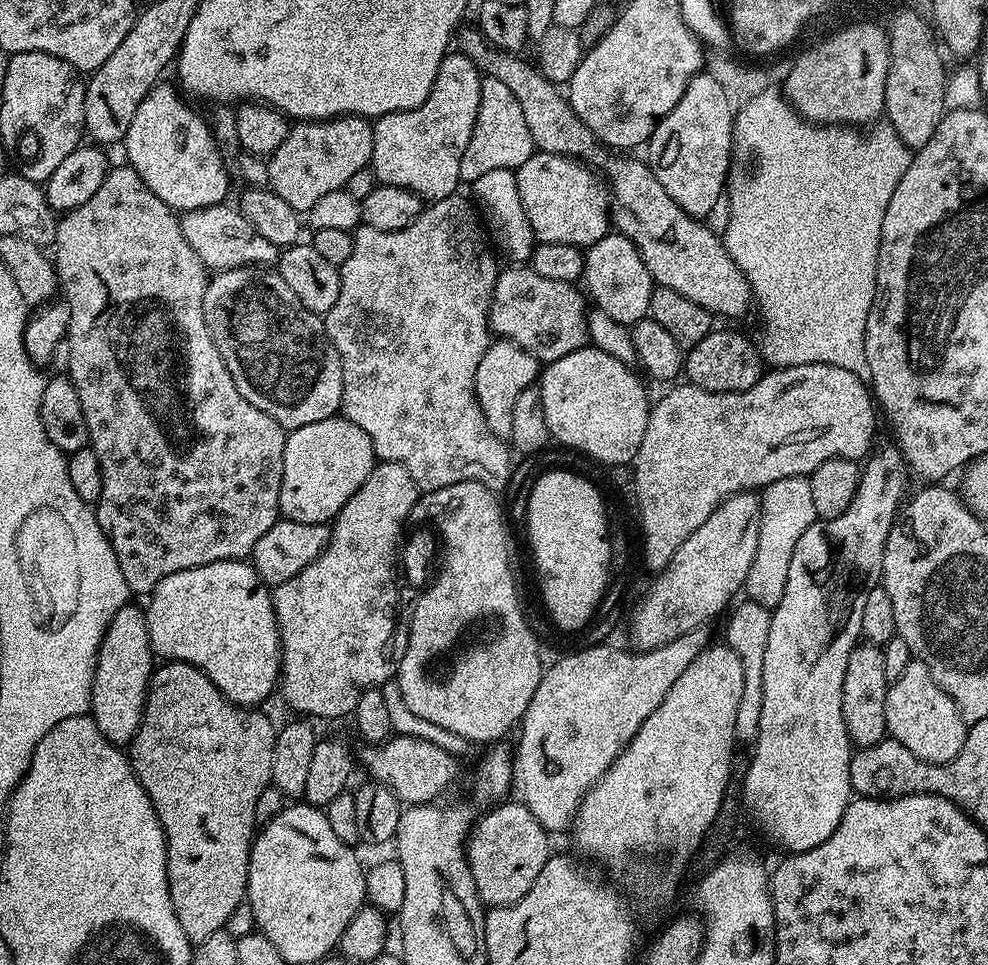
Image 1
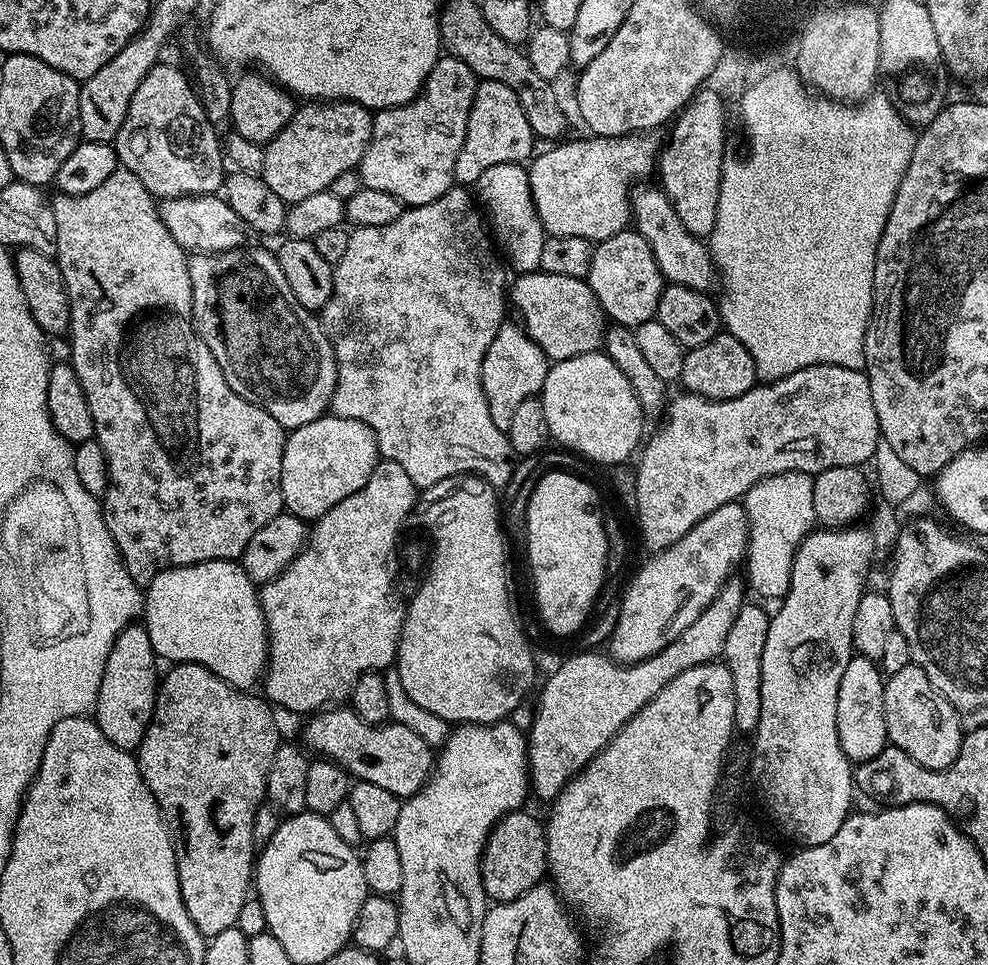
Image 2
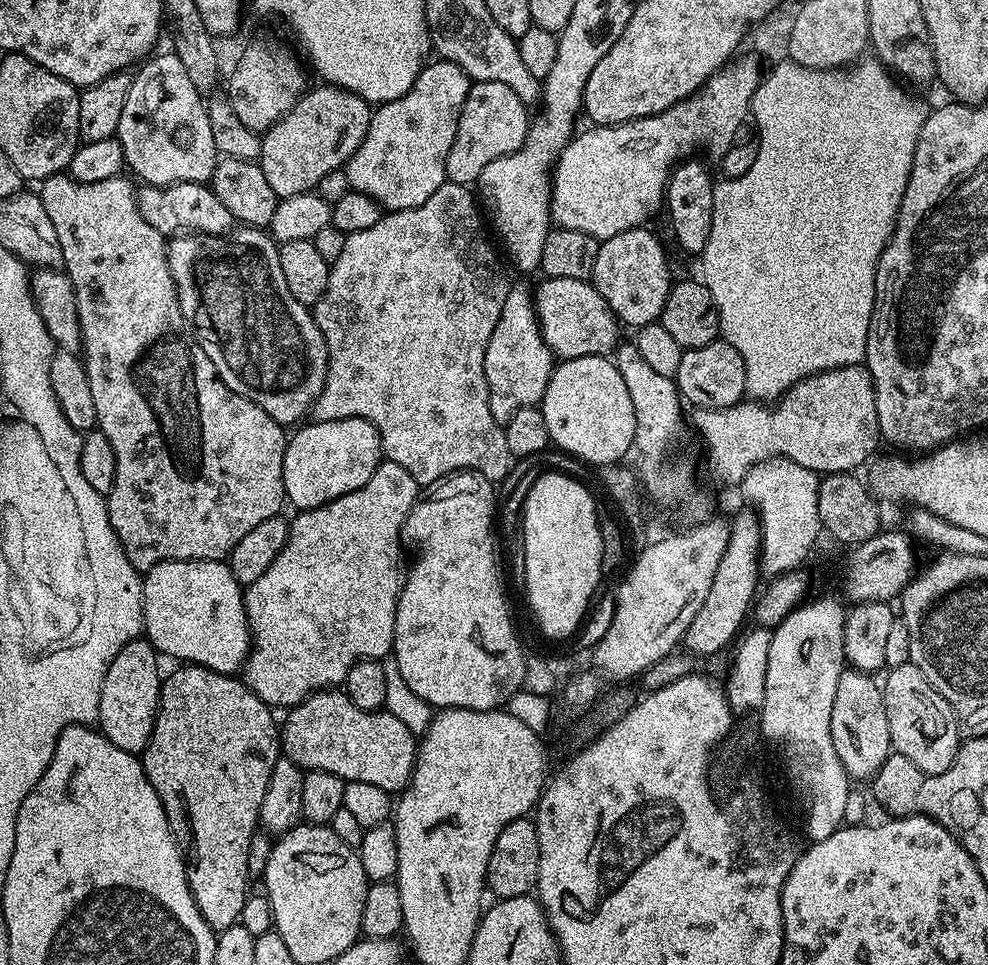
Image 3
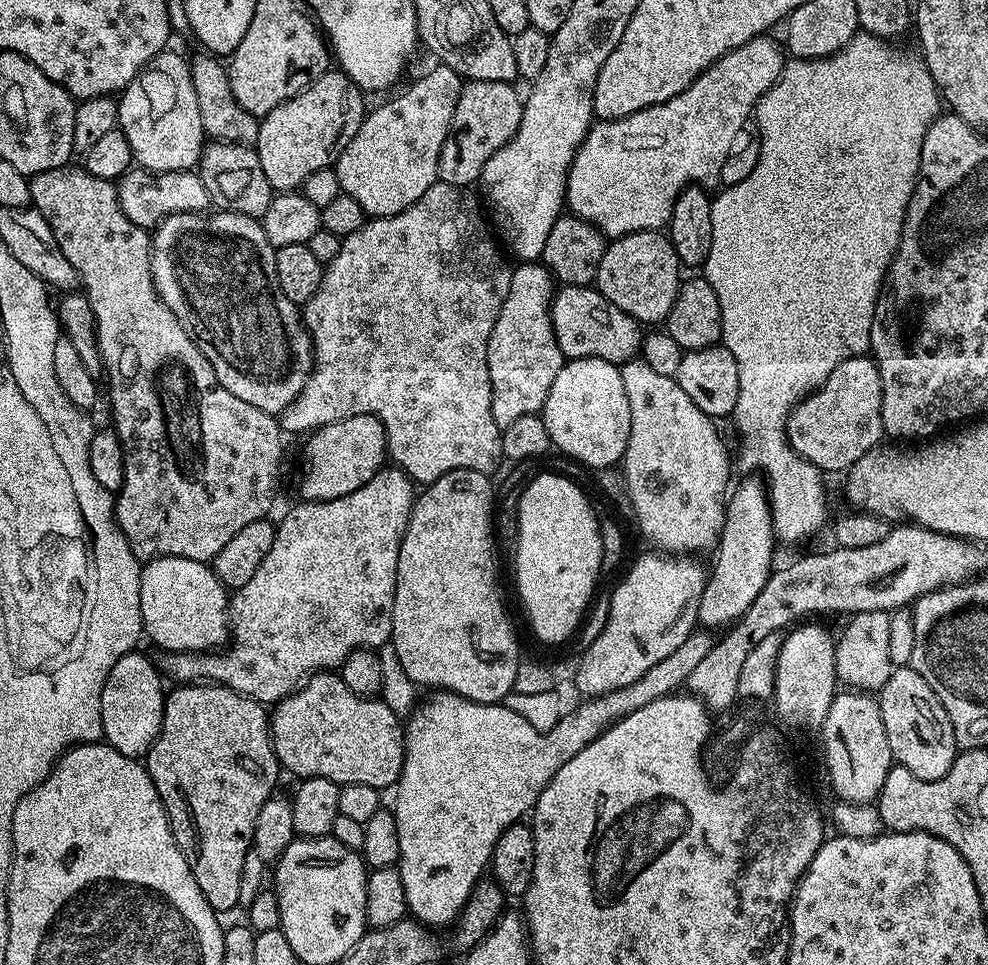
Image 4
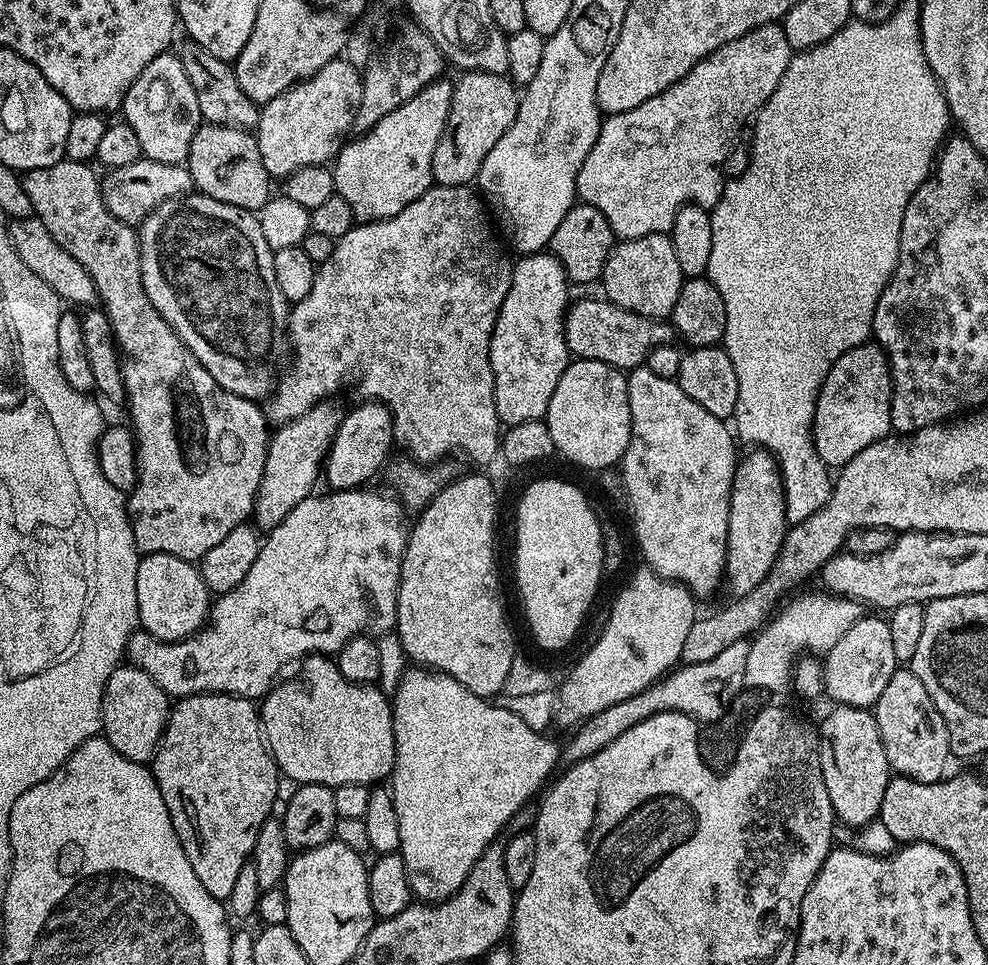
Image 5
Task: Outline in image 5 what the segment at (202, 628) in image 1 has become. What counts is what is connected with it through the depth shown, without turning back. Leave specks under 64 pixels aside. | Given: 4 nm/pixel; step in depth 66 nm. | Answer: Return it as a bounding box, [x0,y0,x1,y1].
[138,554,214,640]

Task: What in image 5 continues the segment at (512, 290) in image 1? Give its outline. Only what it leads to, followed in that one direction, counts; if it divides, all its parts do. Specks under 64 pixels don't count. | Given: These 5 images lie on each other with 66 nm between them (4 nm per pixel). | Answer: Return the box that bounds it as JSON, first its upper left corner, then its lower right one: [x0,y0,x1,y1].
[564,298,674,370]

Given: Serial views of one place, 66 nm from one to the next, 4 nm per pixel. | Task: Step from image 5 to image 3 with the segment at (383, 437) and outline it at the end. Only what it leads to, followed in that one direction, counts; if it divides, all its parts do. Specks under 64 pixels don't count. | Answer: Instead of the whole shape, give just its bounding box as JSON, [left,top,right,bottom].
[282,418,382,510]

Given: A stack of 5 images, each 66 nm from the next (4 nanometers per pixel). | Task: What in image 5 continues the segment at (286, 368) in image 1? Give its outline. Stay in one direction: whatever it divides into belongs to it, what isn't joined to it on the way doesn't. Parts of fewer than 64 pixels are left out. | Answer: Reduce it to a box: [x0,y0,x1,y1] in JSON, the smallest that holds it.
[138,194,290,401]

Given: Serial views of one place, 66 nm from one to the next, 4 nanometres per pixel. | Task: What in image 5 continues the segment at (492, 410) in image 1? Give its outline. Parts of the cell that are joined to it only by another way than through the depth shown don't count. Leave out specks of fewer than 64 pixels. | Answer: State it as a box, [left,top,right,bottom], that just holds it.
[490,251,570,426]

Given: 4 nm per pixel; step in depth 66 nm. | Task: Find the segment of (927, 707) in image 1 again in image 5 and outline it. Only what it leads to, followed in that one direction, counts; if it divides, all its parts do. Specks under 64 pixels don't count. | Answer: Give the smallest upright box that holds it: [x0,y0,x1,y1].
[874,667,950,784]

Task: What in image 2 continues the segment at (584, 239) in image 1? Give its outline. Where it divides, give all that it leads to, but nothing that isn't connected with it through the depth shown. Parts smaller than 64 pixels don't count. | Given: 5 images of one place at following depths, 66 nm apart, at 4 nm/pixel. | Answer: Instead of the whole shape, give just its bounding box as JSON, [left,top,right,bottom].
[526,132,662,242]

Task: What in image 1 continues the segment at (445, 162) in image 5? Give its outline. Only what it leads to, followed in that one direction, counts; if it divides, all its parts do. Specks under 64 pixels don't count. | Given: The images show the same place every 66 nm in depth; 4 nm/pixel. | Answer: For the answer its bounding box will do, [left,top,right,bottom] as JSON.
[460,76,534,182]

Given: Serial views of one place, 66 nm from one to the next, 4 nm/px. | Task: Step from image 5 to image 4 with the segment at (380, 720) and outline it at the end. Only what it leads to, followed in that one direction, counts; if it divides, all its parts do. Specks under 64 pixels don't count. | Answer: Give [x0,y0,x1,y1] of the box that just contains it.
[270,670,404,789]

